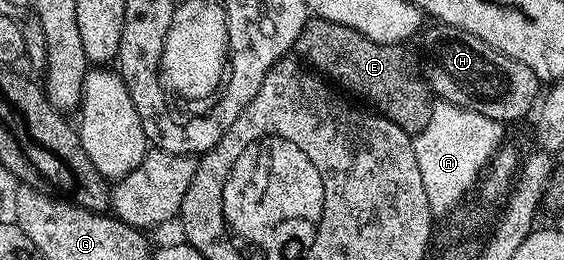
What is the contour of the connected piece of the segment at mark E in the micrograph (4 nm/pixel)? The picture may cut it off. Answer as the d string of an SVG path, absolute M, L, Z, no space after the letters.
M316 17L310 18L303 33L299 33L295 48L296 54L301 54L300 58L314 72L320 73L326 80L332 81L338 88L346 87L350 91L350 93L348 92L350 96L362 95L376 114L391 120L395 125L399 125L399 129L403 129L412 137L418 135L423 129L427 129L427 121L431 121L435 96L430 91L424 74L419 70L418 60L416 63L411 56L405 55L405 50L406 48L401 45L376 43L363 37L363 33L355 33L355 29L347 29L347 25L335 25L335 21Z

